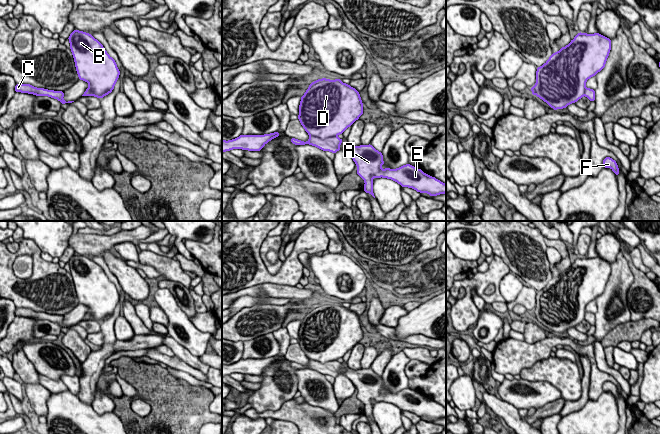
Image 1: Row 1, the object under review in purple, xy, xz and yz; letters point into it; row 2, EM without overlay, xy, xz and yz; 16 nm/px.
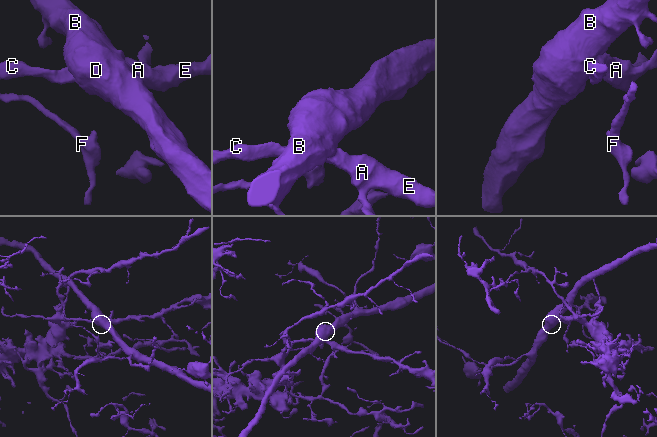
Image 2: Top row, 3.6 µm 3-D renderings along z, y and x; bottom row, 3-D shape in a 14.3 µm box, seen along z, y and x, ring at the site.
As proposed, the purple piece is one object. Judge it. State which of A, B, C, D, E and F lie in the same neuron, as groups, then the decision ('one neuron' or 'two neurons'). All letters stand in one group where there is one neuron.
A C E F / B D; two neurons

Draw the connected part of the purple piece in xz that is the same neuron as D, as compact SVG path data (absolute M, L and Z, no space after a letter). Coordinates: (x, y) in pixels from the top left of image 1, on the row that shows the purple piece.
M340 78L312 82L301 97L298 119L309 136L321 139L343 134L363 114L359 92Z

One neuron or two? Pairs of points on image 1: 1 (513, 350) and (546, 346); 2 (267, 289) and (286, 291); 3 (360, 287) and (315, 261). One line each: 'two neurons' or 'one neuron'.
1: one neuron
2: one neuron
3: one neuron

